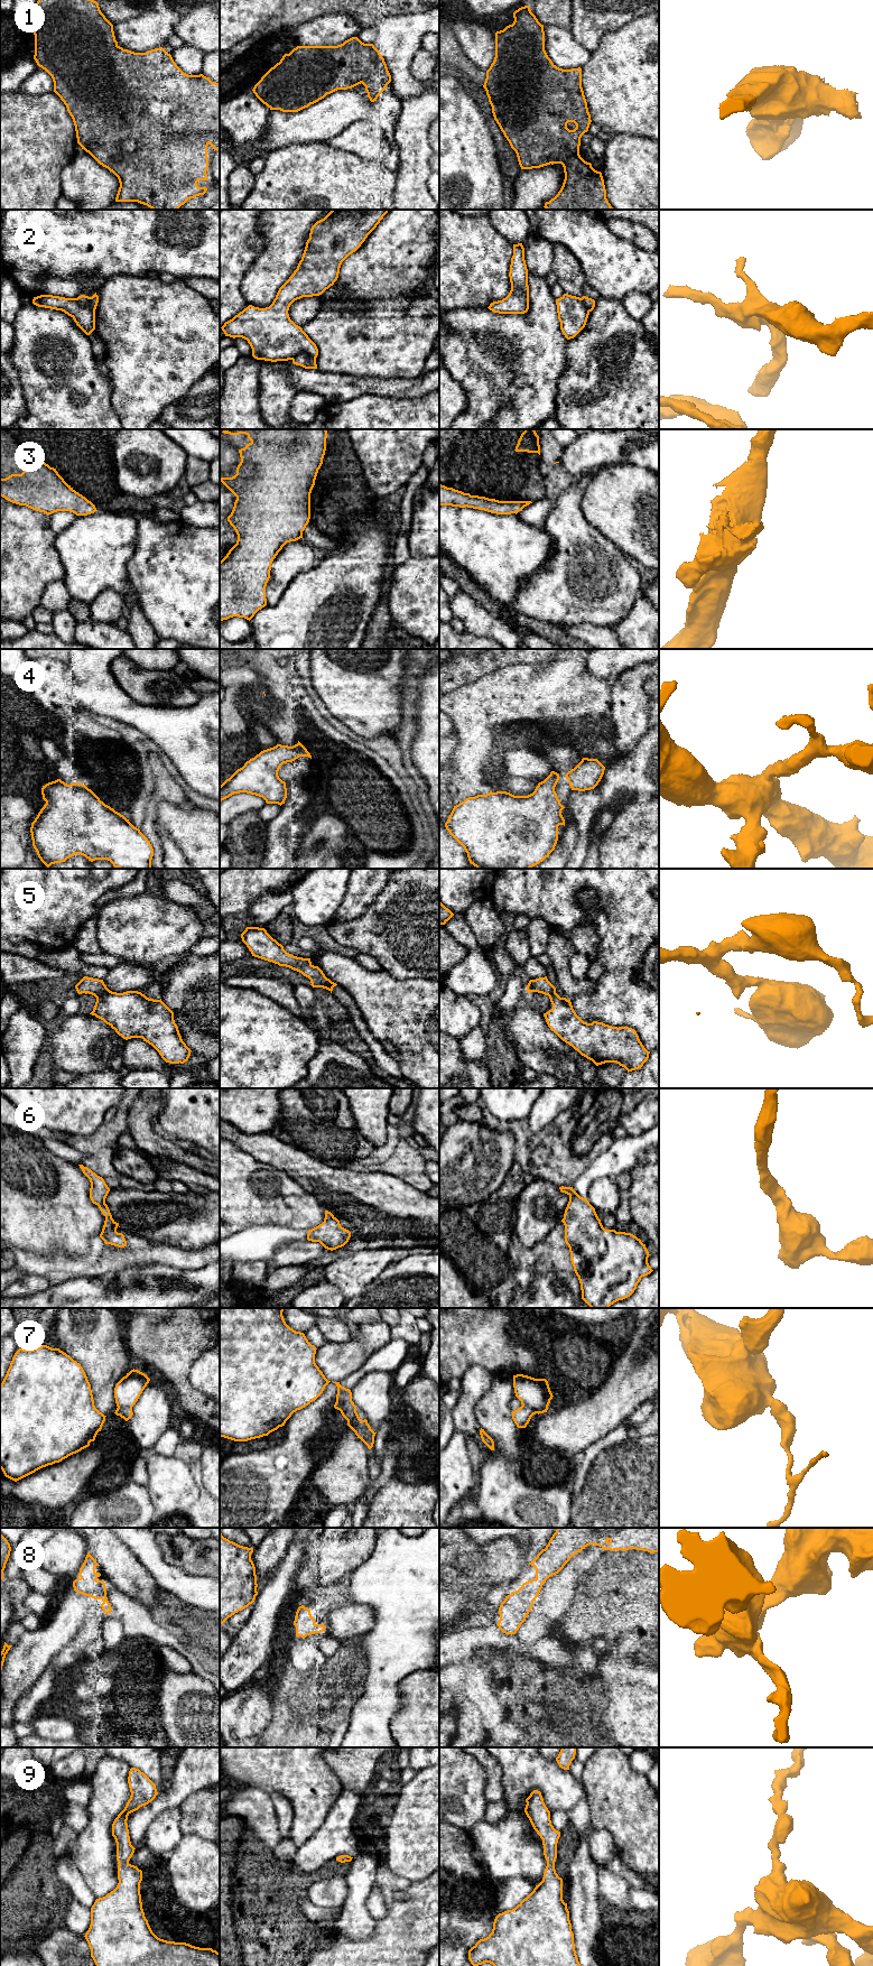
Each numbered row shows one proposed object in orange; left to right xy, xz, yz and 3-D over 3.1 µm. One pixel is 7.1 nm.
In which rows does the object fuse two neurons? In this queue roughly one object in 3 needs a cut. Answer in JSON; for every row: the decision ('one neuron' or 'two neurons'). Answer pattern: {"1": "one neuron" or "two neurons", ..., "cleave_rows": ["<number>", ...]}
{"1": "one neuron", "2": "two neurons", "3": "one neuron", "4": "one neuron", "5": "one neuron", "6": "one neuron", "7": "two neurons", "8": "one neuron", "9": "one neuron", "cleave_rows": ["2", "7"]}

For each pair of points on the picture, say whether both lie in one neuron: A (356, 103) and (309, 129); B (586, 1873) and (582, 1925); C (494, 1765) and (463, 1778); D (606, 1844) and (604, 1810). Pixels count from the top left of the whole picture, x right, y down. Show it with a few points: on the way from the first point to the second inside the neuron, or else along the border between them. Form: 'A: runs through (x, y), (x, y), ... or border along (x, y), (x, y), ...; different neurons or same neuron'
A: runs through (345, 107), (321, 121); same neuron
B: runs through (584, 1885), (584, 1912); same neuron
C: border along (474, 1759), (482, 1767), (486, 1776), (484, 1796); different neurons
D: border along (595, 1828), (606, 1830), (620, 1853); different neurons

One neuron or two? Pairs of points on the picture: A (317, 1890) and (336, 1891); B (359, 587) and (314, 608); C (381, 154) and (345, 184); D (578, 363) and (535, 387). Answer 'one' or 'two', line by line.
A: one
B: one
C: two
D: two

